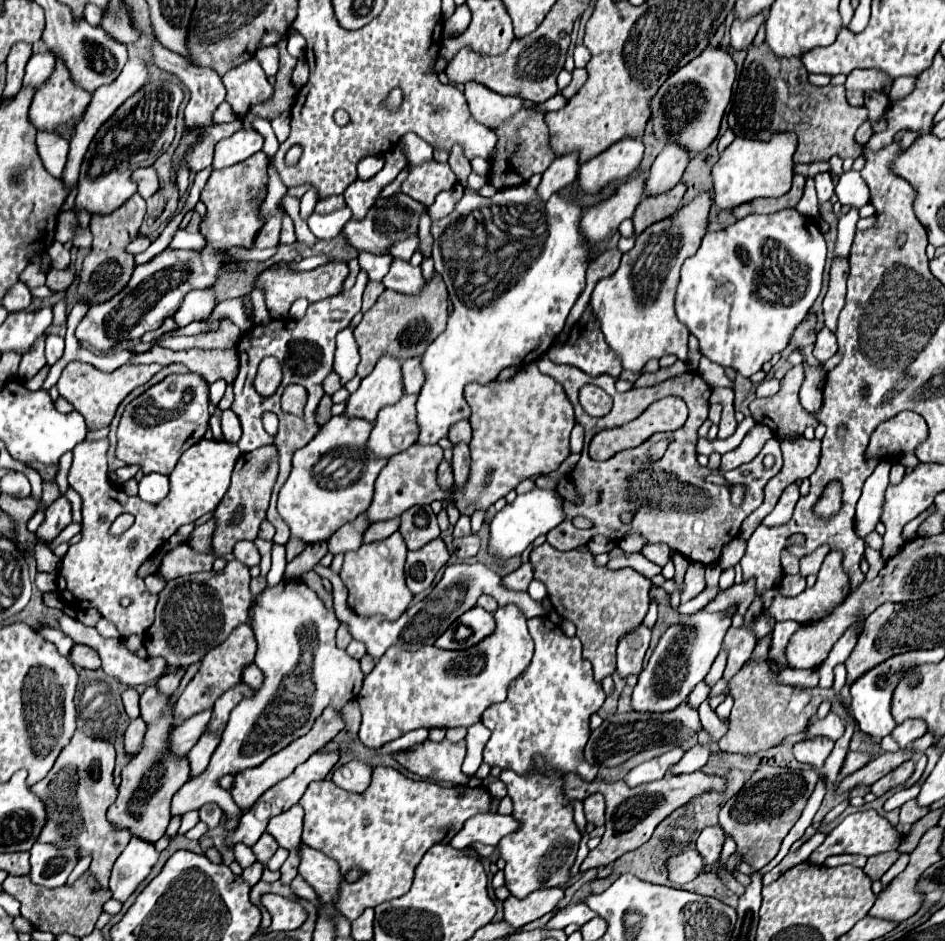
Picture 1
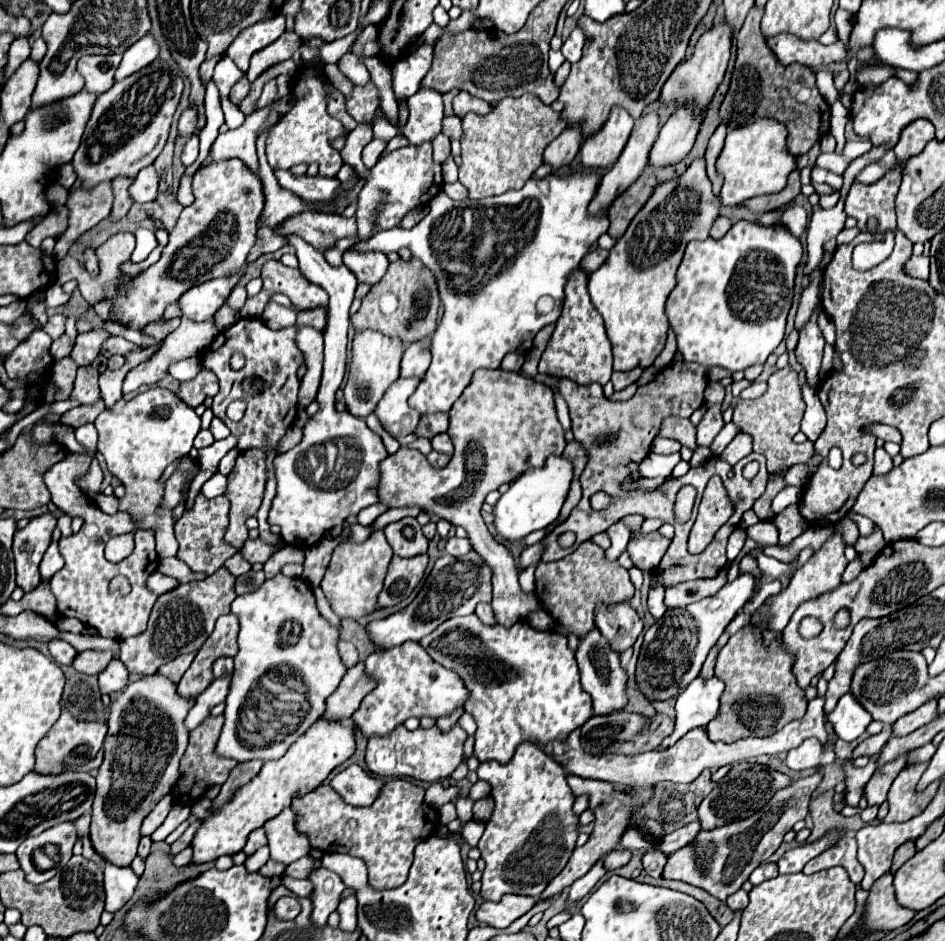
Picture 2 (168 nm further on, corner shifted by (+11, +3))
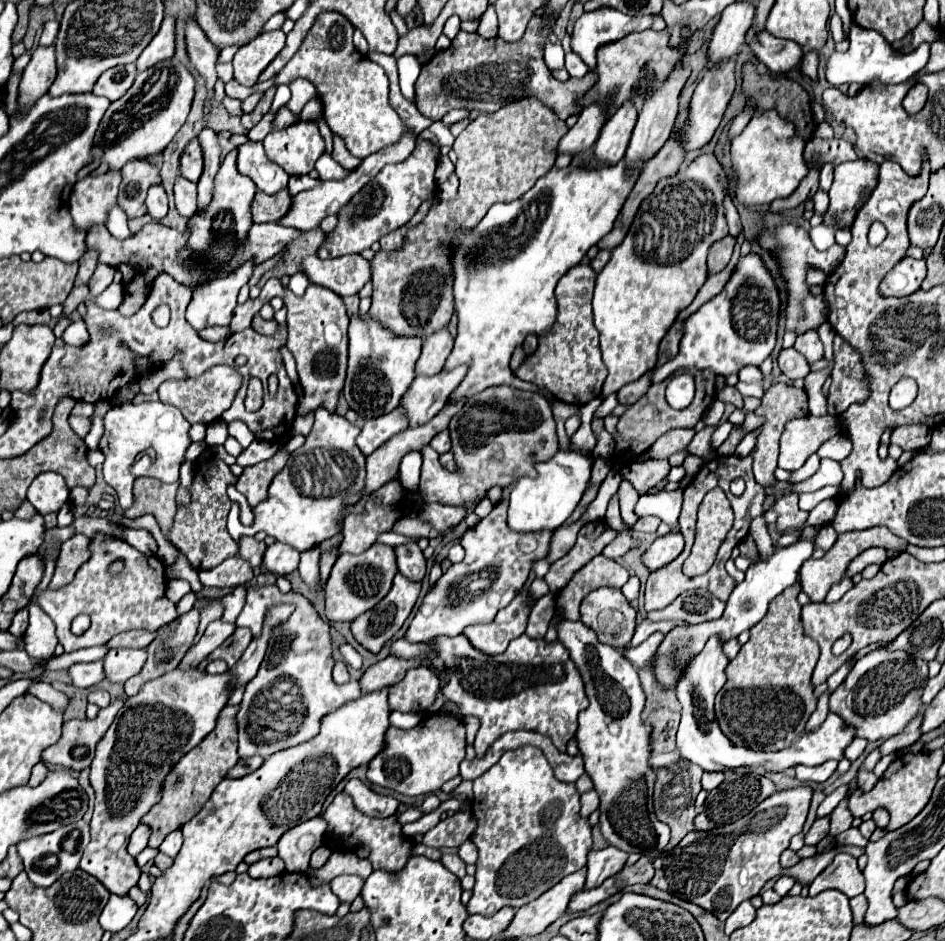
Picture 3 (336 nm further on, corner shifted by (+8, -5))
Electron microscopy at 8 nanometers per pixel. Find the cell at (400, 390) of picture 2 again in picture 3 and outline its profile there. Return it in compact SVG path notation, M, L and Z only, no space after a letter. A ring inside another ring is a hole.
M458 366L454 370L442 370L434 376L418 376L402 398L402 406L408 412L410 426L420 426L436 416L438 410L450 400L450 394L460 386L468 366Z

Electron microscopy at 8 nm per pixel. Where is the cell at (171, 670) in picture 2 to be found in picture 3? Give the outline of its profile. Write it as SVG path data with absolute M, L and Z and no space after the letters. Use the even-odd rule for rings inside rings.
M214 620L208 624L202 640L188 650L188 654L184 656L184 660L180 662L182 668L188 668L188 666L196 666L200 664L208 654L212 654L226 638L230 638L230 634L236 630L236 624L228 624L228 622L220 622L220 620Z

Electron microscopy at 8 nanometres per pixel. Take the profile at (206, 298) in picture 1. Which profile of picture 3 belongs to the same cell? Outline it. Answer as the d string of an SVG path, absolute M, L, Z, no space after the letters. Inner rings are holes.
M246 262L228 278L218 278L208 282L208 286L200 286L200 290L192 292L192 300L186 308L186 320L194 330L202 330L208 326L228 326L232 318L232 310L236 306L236 296L240 288L252 276L254 264Z

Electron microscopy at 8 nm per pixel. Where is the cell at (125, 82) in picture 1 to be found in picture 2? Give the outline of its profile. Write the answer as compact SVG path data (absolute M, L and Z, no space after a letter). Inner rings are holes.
M143 36L141 40L137 40L133 46L129 46L123 54L123 60L117 68L117 74L115 74L115 82L119 82L121 78L127 78L129 74L135 74L137 70L149 66L159 54L159 46L155 44L153 36Z

